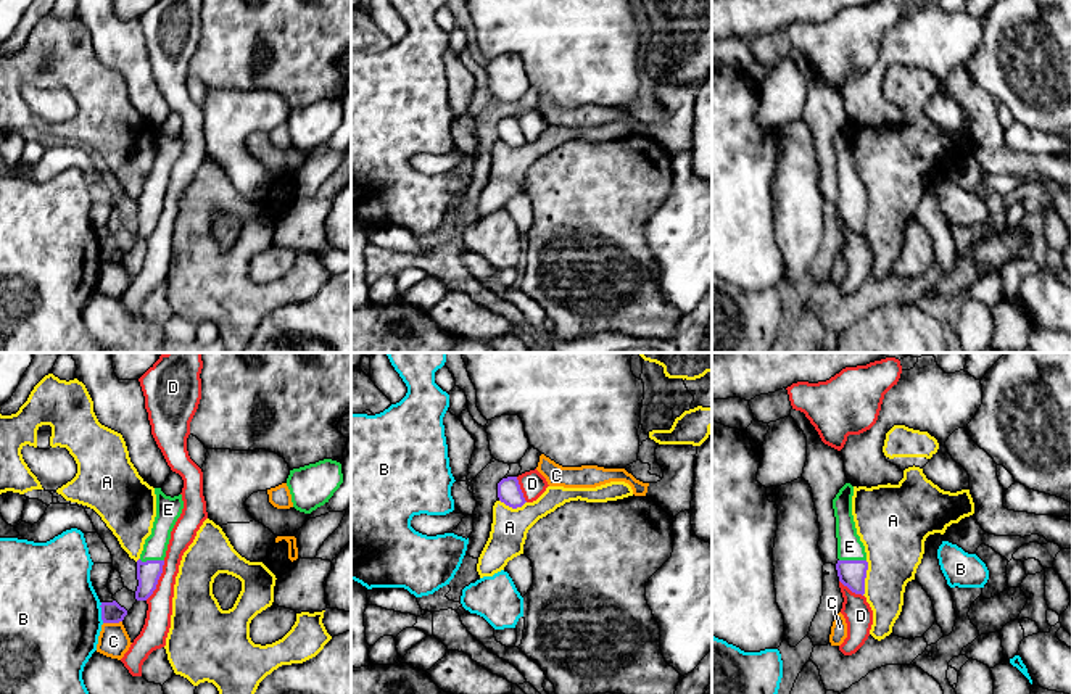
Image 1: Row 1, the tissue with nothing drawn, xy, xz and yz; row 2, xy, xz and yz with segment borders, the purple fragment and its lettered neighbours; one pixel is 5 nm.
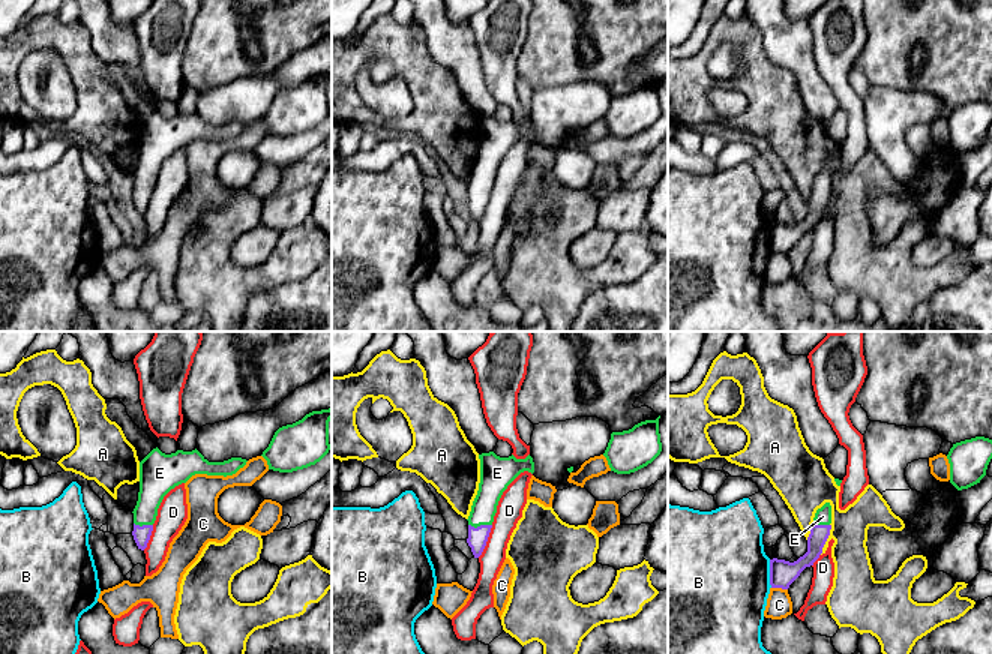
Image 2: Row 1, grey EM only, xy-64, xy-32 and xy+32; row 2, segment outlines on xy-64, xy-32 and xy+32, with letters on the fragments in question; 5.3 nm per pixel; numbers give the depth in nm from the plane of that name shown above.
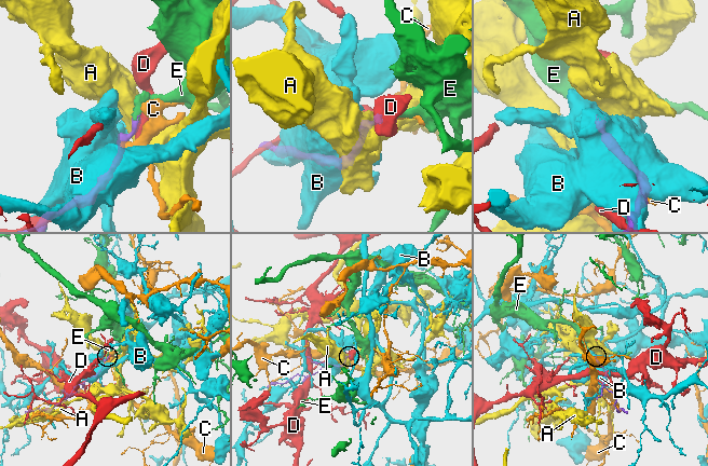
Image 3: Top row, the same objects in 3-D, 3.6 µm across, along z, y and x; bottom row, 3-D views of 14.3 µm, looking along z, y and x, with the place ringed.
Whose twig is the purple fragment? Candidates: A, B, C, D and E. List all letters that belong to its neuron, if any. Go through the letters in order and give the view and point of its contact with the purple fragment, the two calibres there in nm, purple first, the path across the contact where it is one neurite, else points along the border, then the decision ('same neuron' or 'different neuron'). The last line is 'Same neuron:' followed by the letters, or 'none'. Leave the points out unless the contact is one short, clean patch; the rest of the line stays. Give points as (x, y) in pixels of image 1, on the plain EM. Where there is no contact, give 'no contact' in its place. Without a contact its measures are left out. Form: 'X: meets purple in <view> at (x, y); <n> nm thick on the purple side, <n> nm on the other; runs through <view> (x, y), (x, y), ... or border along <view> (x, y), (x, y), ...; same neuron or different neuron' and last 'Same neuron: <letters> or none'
A: meets purple in yz at (865, 216); 140 nm thick on the purple side, 300 nm on the other; border along yz (867, 200), (865, 231), (862, 234); different neuron
B: meets purple in xy at (102, 251); 110 nm thick on the purple side, 500 nm on the other; different neuron
C: meets purple in xy at (111, 261); 110 nm thick on the purple side, 160 nm on the other; different neuron
D: meets purple in xy at (158, 218); 120 nm thick on the purple side, 130 nm on the other; different neuron
E: meets purple in yz at (852, 200); 140 nm thick on the purple side, 130 nm on the other; runs through yz (852, 213), (852, 200), (849, 185); same neuron
Same neuron: E

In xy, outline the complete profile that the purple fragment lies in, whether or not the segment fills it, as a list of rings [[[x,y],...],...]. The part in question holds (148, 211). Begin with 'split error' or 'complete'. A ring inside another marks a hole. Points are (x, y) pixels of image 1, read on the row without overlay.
split error | [[[155,127],[155,134],[156,156],[151,174],[145,179],[143,190],[137,200],[137,240],[147,240],[156,229],[158,219],[163,213],[171,171],[184,148],[182,134],[171,137],[166,135],[161,127]]]

